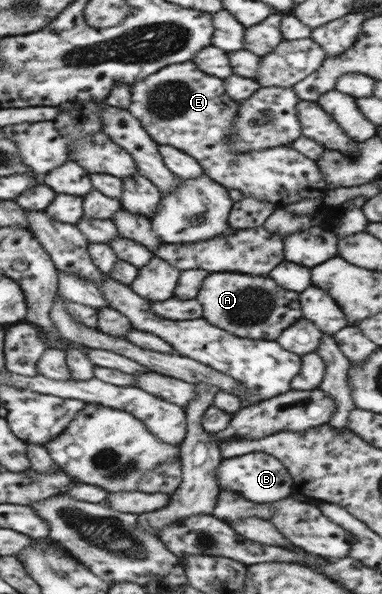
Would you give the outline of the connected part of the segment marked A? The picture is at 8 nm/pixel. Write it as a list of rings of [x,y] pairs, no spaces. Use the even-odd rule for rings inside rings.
[[[238,272],[211,273],[202,280],[196,299],[202,306],[204,320],[239,338],[275,341],[289,326],[303,319],[299,302],[300,293],[280,287],[269,275],[253,276]]]

